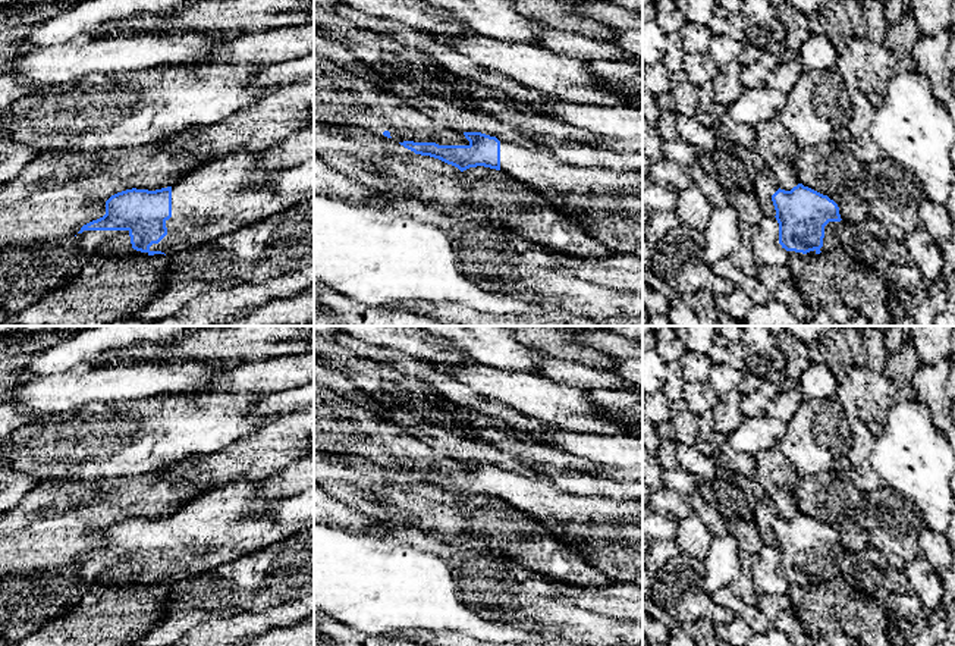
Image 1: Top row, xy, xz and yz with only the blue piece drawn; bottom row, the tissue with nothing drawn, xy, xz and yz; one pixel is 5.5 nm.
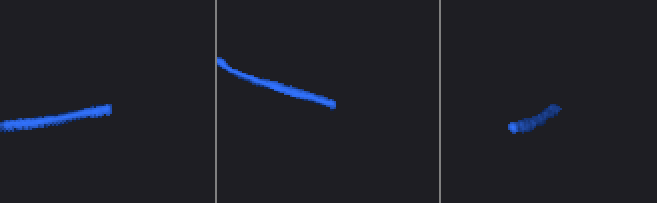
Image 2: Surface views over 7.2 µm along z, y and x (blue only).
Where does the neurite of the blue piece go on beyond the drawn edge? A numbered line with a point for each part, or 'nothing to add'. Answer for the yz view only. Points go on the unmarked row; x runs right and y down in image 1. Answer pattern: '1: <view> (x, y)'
1: yz (832, 557)

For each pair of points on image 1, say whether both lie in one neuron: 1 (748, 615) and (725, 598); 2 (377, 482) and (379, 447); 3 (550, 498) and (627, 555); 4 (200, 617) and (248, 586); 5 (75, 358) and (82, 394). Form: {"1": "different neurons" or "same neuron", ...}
{"1": "same neuron", "2": "different neurons", "3": "same neuron", "4": "same neuron", "5": "different neurons"}

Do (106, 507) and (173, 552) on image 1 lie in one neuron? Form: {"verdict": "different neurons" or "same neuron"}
{"verdict": "different neurons"}

